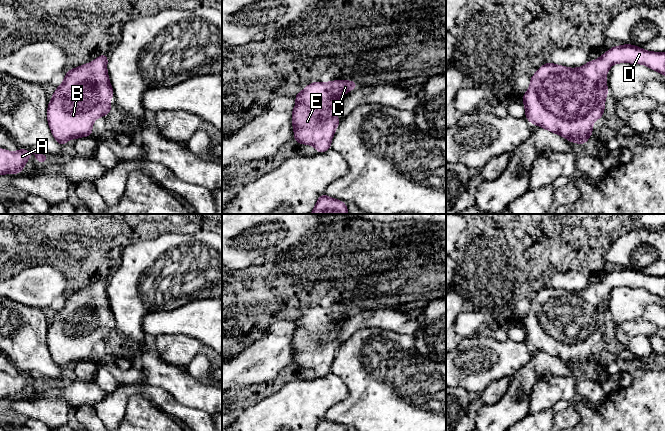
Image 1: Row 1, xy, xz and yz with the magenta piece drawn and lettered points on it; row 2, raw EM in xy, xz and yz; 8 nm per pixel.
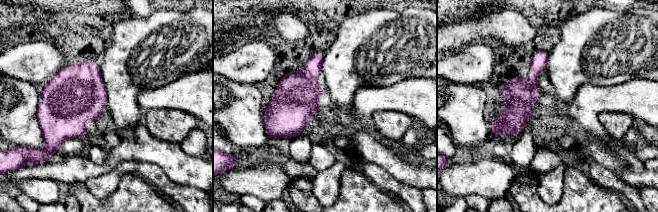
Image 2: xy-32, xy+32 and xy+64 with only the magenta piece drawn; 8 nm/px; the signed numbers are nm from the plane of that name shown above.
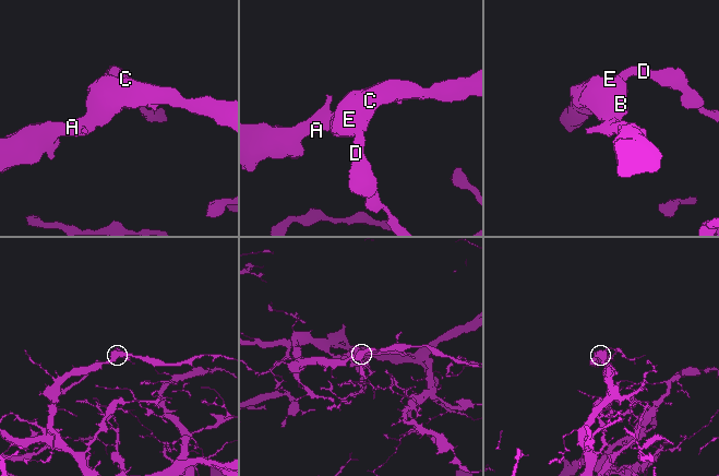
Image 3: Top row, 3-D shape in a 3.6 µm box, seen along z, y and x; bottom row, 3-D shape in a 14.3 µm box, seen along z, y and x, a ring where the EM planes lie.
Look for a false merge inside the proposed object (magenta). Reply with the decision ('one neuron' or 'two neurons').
one neuron

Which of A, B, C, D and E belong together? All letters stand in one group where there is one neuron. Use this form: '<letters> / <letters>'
A B C D E

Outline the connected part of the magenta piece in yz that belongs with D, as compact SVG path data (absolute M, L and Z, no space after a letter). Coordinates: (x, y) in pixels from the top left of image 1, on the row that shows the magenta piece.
M632 44L613 46L595 61L589 60L579 68L546 62L530 77L530 87L522 96L525 118L570 142L587 145L589 137L594 135L593 123L603 118L608 95L605 76L610 67L617 63L643 64L665 76L665 52L646 51Z

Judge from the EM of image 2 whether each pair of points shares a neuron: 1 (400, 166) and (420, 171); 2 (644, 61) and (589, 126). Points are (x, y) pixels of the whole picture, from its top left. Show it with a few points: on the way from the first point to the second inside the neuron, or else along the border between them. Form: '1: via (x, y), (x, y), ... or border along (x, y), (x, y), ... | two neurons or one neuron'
1: via (405, 171), (415, 171) | one neuron
2: border along (647, 78), (631, 78), (614, 85), (604, 86) | two neurons

